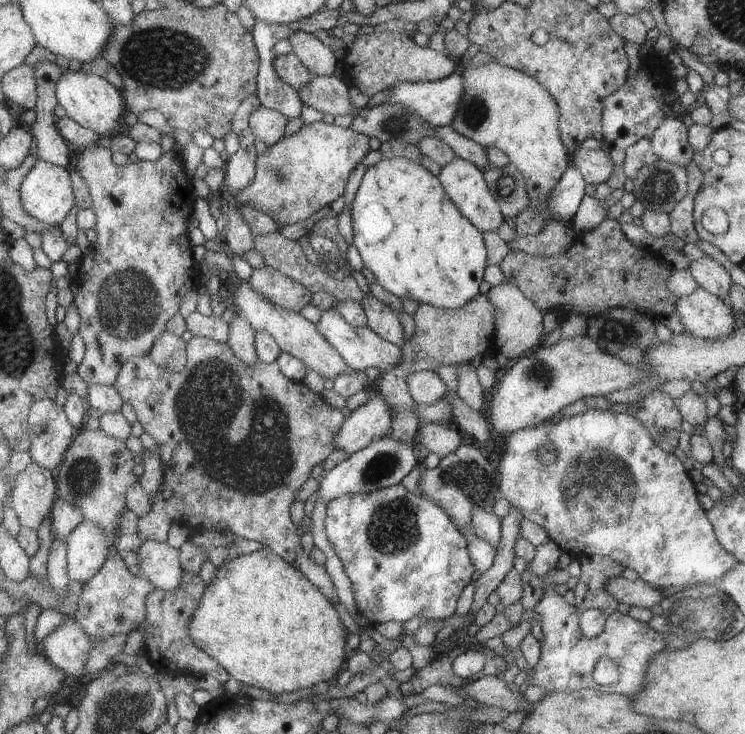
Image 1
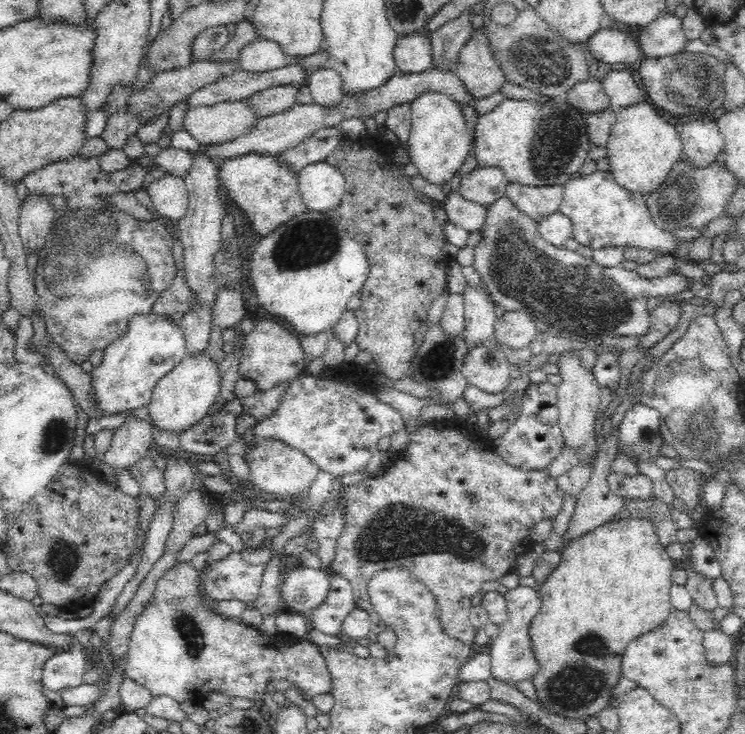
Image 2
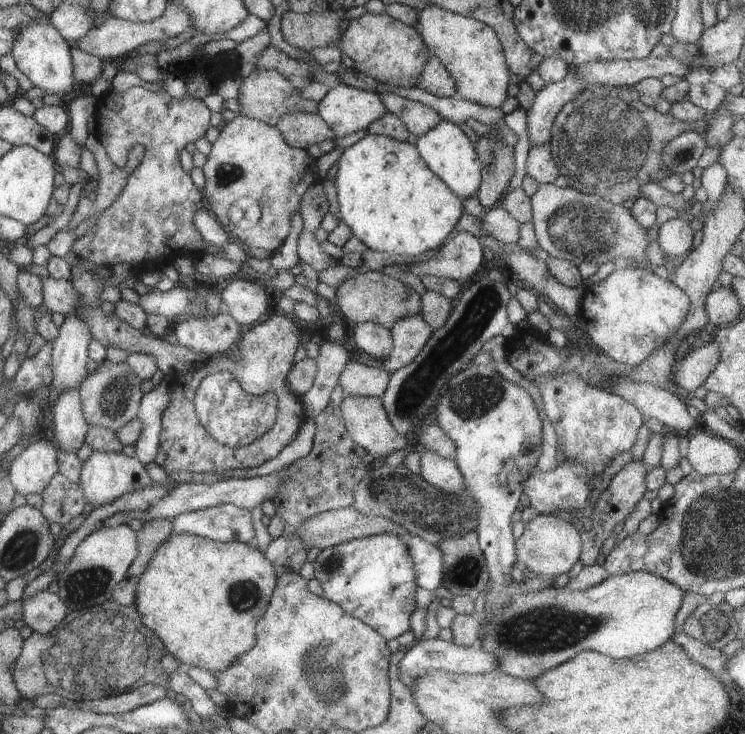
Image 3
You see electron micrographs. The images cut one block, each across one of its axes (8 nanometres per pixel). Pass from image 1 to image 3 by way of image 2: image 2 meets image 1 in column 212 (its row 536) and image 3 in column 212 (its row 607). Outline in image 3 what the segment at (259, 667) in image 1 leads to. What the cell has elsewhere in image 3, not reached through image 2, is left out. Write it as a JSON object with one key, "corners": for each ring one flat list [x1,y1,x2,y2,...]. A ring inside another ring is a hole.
{"corners":[[171,534,169,540,161,542,159,546,155,548,151,560,147,562,145,572,141,572,141,574,137,576,137,579,133,592,133,604,135,604,135,610,137,610,139,618,141,618,141,624,143,624,147,630,151,630,151,632,159,638,163,643,164,650,172,654,181,665,186,668,195,666,196,668,208,670,210,673,215,673,219,672,219,670,225,670,227,666,231,666,237,656,241,656,243,652,251,650,251,647,255,644,255,625,267,608,273,588,275,588,276,574,271,563,265,558,264,553,259,551,255,545,248,545,247,543,237,541,219,542,201,536,195,536,195,534]]}

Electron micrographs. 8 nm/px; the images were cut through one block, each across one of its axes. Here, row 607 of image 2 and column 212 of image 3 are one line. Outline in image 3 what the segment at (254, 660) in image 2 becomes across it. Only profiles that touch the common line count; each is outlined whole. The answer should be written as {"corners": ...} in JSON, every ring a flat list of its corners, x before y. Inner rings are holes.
{"corners":[[238,114,231,121,227,121,224,128,218,132,215,142,211,143,210,151,205,156,205,163,201,168,204,185,201,189,204,207,212,215,217,224,231,239,248,248,263,248,271,254,279,251,283,240,289,234,289,216,299,212,299,198,303,192,318,180,316,158,311,158,305,150,291,148,277,127,267,126,257,119,253,120],[237,204,241,210,241,222,229,220,229,210]]}

